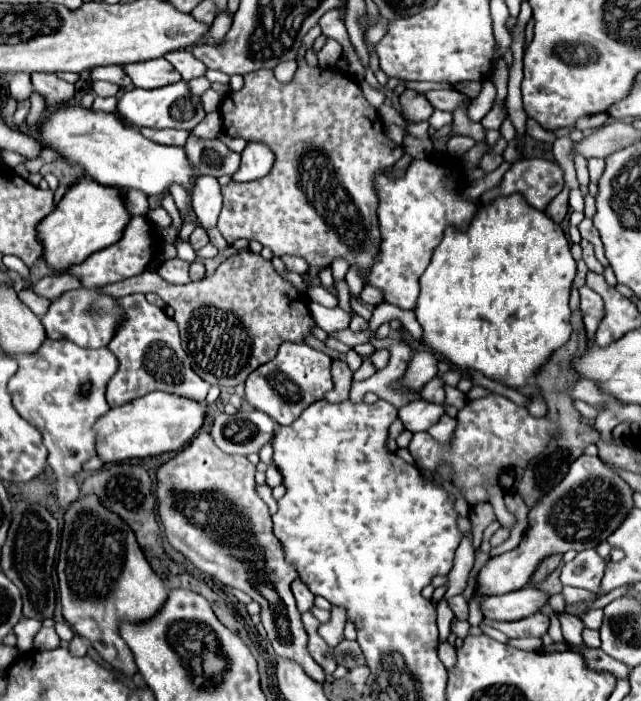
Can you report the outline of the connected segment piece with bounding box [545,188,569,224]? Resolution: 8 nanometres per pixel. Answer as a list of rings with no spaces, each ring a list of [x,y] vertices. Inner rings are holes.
[[[563,188],[561,194],[557,194],[555,200],[551,200],[551,206],[545,208],[545,214],[555,222],[555,224],[561,224],[561,220],[567,216],[567,194],[569,194],[569,188]]]

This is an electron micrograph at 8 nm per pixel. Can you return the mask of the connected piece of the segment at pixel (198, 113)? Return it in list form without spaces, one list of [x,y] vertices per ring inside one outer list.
[[[179,80],[175,84],[169,84],[165,88],[157,90],[141,90],[133,88],[123,94],[123,98],[117,102],[119,114],[135,124],[135,126],[147,126],[147,128],[177,128],[177,130],[193,130],[203,118],[205,110],[201,106],[201,98],[193,96],[189,92],[189,86],[185,80]]]

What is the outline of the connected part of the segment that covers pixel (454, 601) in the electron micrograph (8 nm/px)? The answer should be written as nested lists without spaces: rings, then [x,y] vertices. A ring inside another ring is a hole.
[[[461,594],[459,596],[453,596],[449,600],[449,606],[453,608],[453,612],[455,612],[455,616],[459,620],[467,620],[467,616],[469,616],[469,600],[467,598],[463,598]],[[463,606],[465,606],[465,610],[463,610]]]

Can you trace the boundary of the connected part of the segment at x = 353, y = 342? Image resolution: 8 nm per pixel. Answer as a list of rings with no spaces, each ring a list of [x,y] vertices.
[[[339,330],[339,332],[333,332],[331,334],[333,338],[337,338],[337,340],[341,340],[343,344],[347,344],[347,346],[357,346],[357,344],[363,344],[363,342],[367,342],[369,340],[369,336],[375,336],[375,332],[371,330],[371,332],[353,332],[353,330]]]

